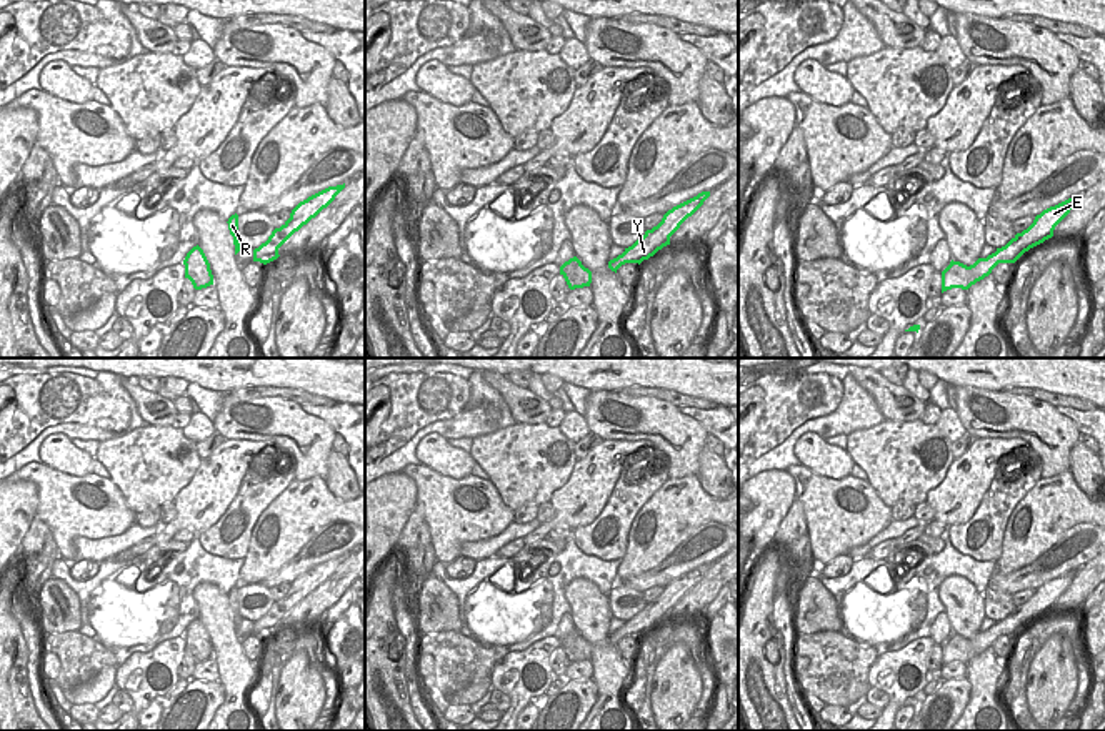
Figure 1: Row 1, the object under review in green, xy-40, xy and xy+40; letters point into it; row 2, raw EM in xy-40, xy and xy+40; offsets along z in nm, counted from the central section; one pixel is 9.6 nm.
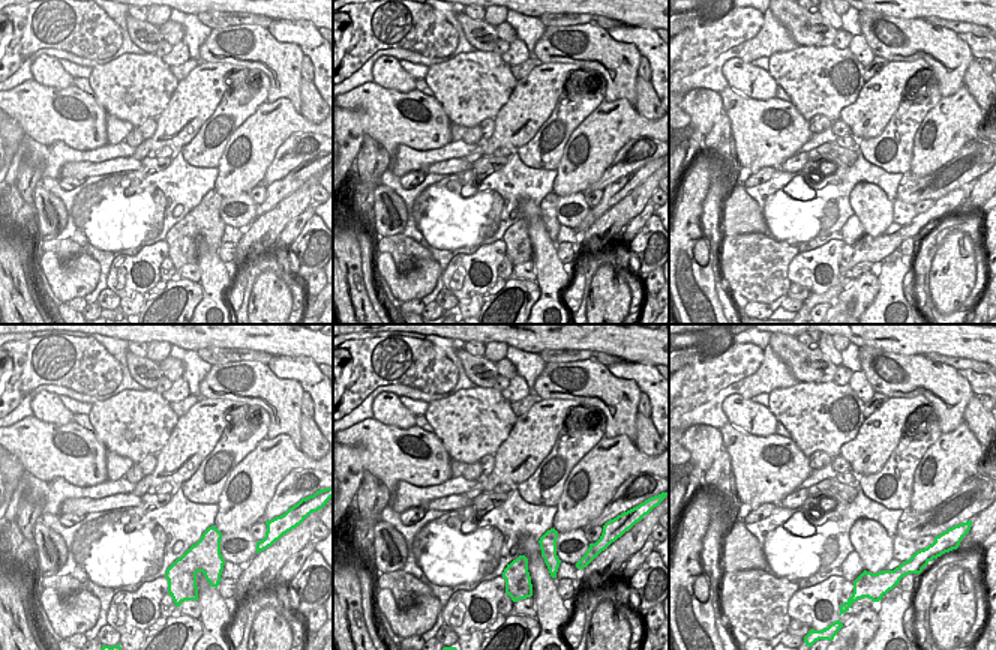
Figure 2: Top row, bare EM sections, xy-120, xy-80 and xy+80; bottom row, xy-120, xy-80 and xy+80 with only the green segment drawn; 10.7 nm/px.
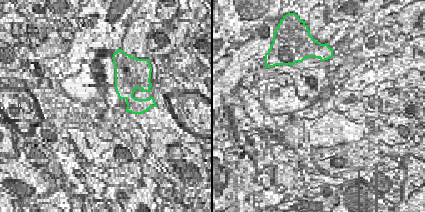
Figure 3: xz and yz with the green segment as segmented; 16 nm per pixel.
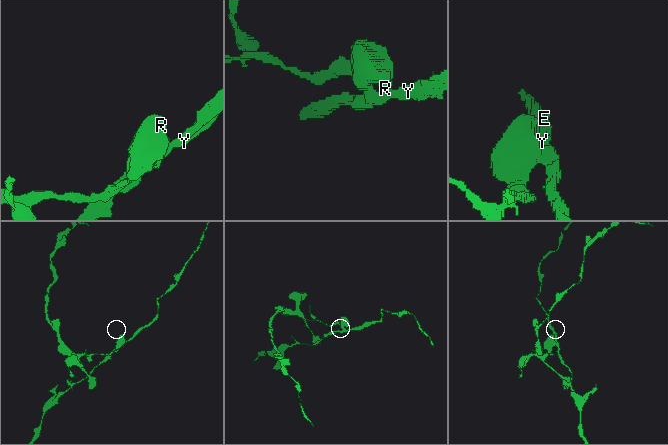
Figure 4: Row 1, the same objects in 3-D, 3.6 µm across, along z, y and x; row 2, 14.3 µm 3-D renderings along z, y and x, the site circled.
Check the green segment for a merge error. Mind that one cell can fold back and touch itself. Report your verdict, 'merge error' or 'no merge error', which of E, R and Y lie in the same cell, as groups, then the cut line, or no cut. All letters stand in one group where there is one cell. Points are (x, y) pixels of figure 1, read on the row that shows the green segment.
merge error | E Y / R | xy (580, 263), (574, 272), (574, 287)

